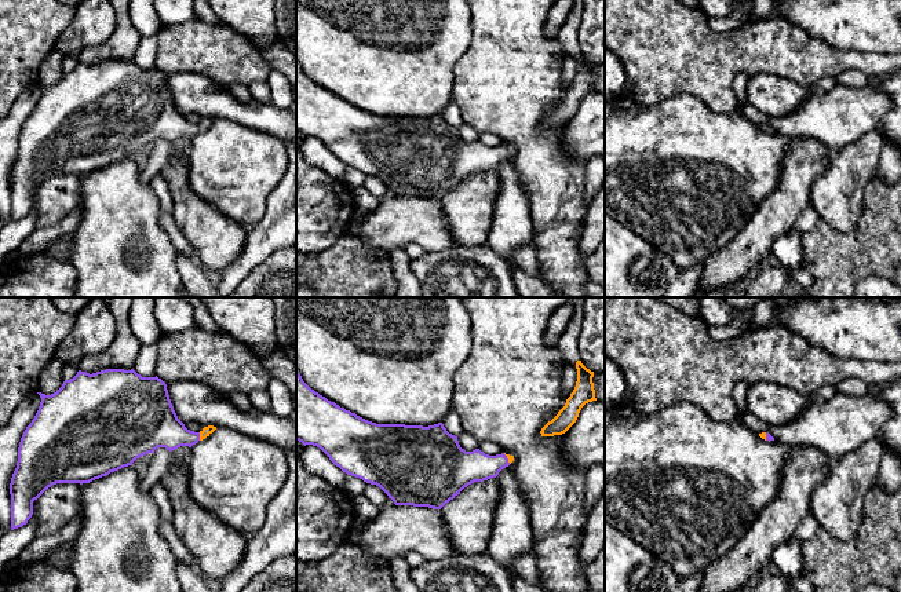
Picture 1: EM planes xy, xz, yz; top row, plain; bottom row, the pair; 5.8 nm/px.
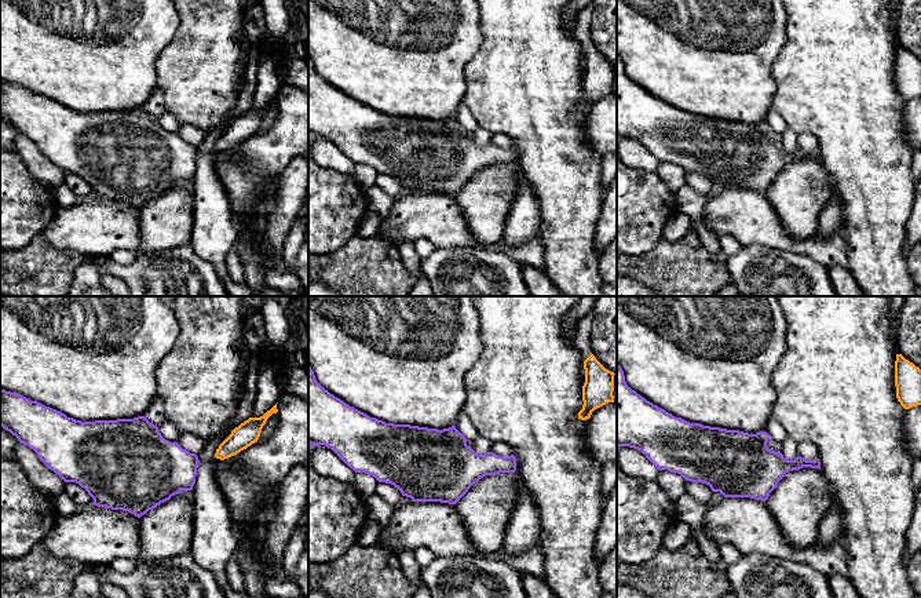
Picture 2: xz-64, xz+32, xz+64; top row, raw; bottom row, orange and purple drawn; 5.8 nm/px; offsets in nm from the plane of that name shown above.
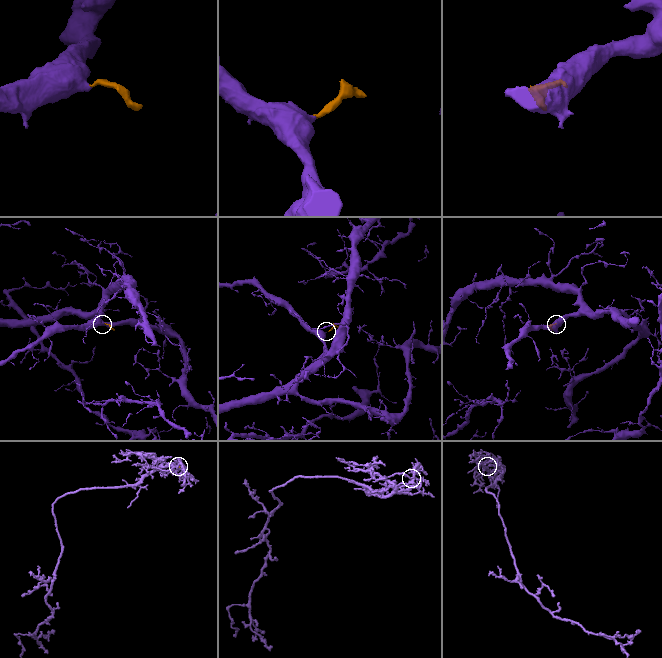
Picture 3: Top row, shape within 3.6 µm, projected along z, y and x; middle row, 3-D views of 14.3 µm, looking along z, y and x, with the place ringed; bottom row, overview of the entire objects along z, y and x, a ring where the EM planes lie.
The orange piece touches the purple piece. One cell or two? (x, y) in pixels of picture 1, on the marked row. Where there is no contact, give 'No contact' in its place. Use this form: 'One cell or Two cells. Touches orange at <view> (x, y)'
One cell. Touches orange at xy (200, 437)

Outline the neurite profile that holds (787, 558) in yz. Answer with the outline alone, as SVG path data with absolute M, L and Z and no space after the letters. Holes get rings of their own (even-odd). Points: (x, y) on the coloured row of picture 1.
M794 536L785 544L778 545L771 558L771 564L774 564L783 575L794 581L803 573L803 555L800 547L802 544Z

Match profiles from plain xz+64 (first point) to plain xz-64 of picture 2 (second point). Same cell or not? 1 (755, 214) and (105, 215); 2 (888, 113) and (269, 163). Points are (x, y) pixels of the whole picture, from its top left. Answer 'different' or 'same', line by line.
1: same
2: different

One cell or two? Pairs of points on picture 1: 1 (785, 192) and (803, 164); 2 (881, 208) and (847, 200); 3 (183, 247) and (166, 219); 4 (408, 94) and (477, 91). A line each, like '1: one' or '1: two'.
1: one
2: two
3: one
4: two

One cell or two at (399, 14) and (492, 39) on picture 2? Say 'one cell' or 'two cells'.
two cells

